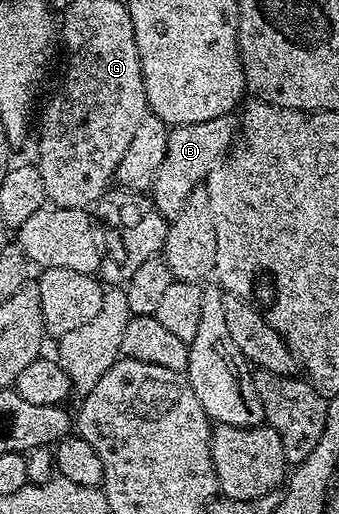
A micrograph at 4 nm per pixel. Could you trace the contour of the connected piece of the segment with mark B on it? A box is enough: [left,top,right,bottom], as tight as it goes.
[152,113,239,220]

